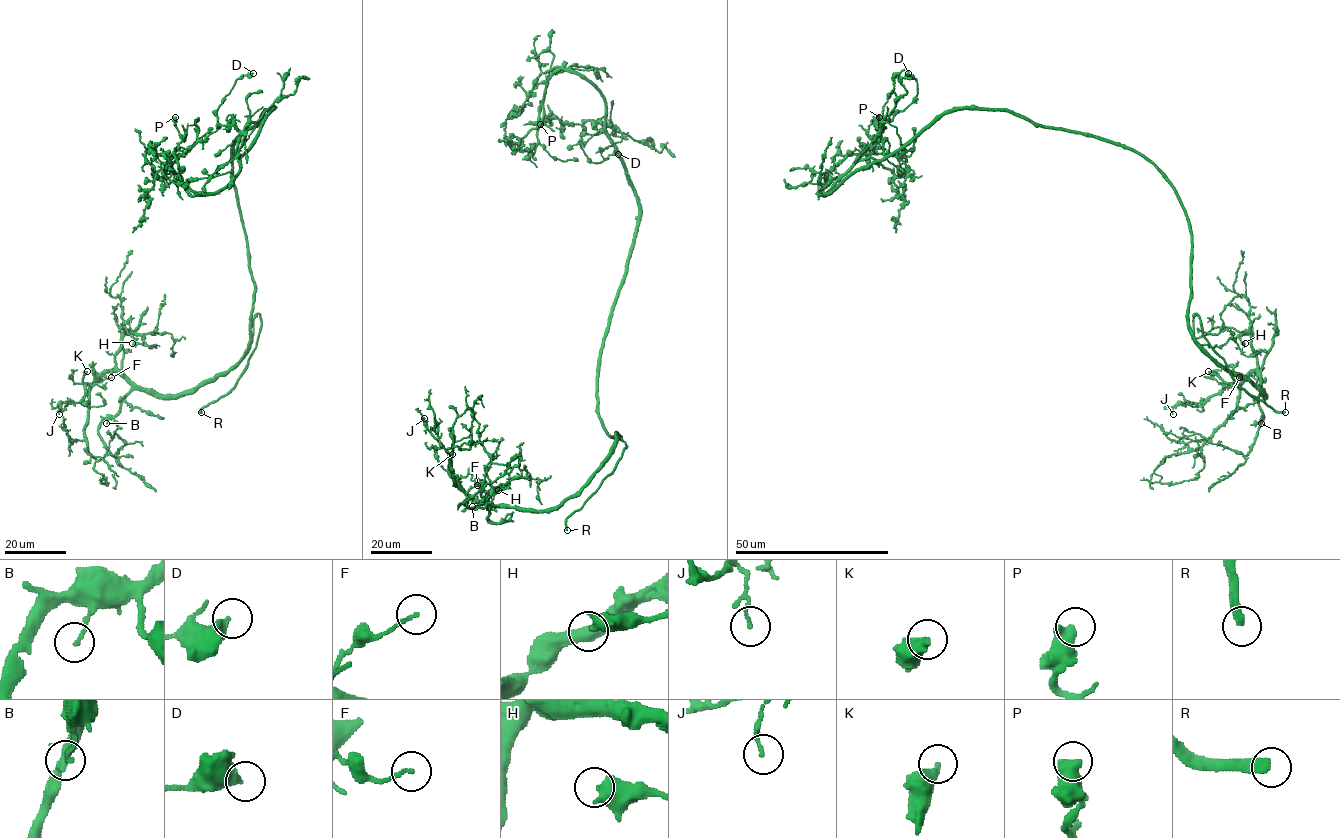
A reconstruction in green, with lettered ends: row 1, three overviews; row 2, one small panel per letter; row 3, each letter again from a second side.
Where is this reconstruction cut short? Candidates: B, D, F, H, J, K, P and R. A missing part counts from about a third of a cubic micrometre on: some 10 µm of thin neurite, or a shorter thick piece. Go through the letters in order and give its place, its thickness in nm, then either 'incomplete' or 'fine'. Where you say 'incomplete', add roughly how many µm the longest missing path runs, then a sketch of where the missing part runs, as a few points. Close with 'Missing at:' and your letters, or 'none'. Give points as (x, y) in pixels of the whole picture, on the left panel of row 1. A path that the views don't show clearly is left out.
B: place (106, 423); calibre 130 nm; fine
D: place (253, 73); calibre 460 nm; fine
F: place (111, 377); calibre 130 nm; fine
H: place (132, 343); calibre 600 nm; fine
J: place (59, 414); calibre 120 nm; fine
K: place (87, 371); calibre 420 nm; incomplete; missing 20 µm
P: place (175, 117); calibre 650 nm; fine
R: place (201, 412); calibre 400 nm; incomplete; missing 20 µm
Missing at: K, R

